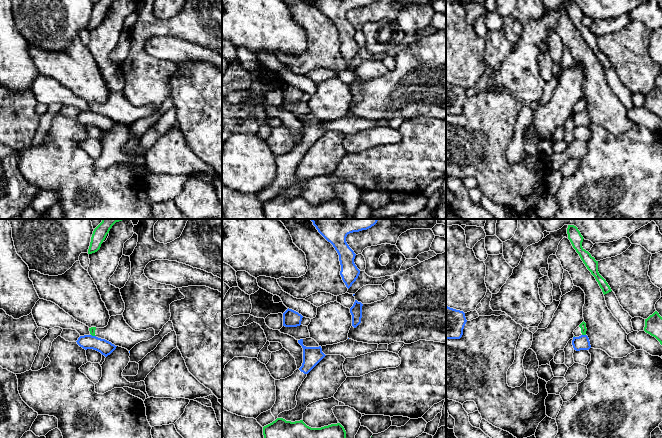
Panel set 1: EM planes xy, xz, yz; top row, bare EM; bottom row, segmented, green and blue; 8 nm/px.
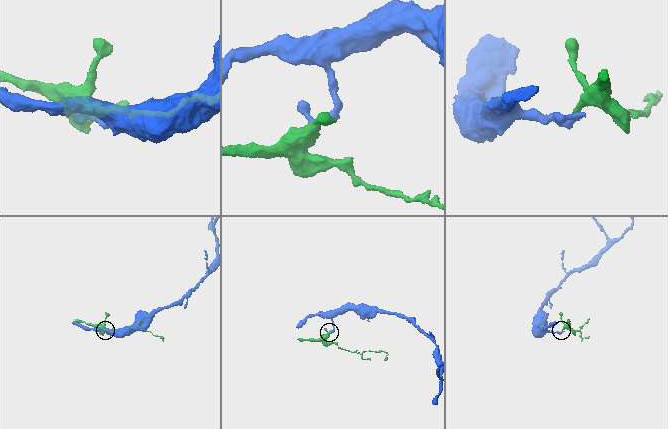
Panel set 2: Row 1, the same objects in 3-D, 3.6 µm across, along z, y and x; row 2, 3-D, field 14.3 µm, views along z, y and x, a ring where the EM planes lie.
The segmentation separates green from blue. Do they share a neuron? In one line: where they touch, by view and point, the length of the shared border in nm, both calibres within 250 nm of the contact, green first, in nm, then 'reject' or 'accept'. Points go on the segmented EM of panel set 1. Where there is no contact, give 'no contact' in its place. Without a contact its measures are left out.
yz (584, 334) | 30 nm | 50/120 nm | reject

